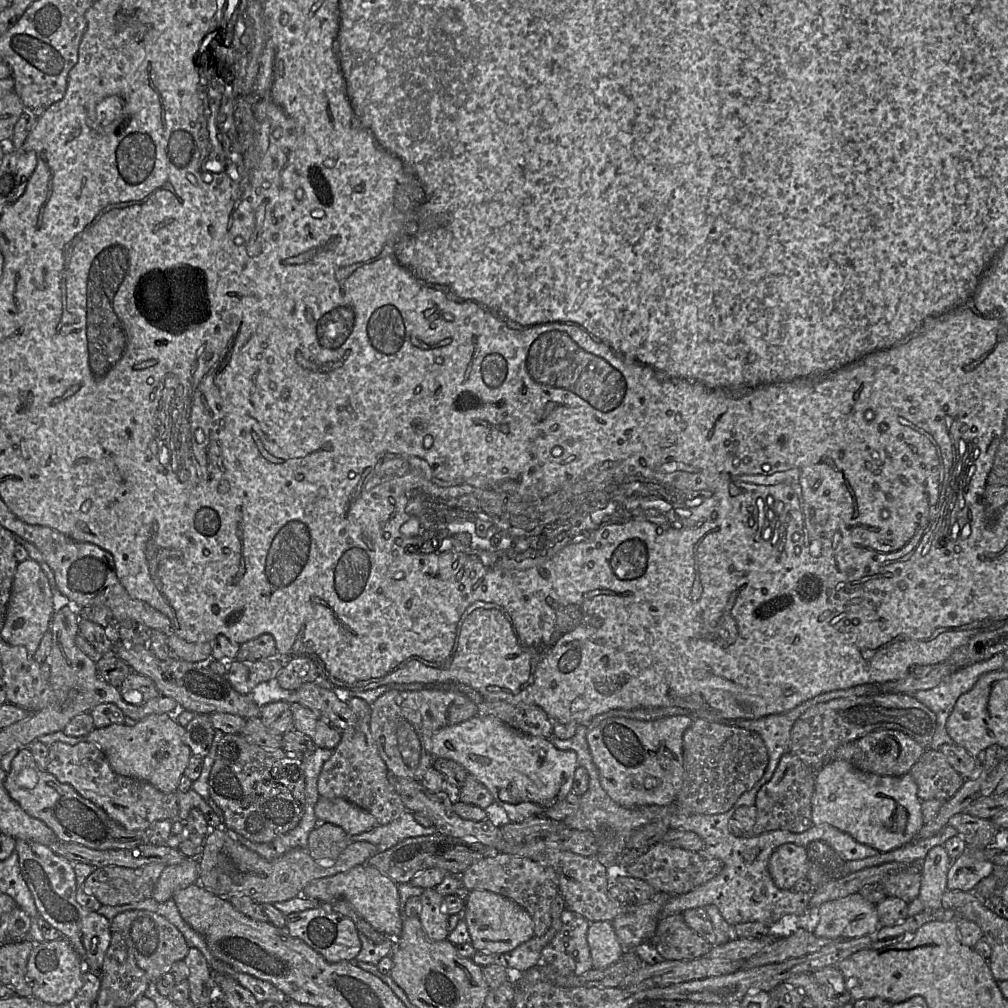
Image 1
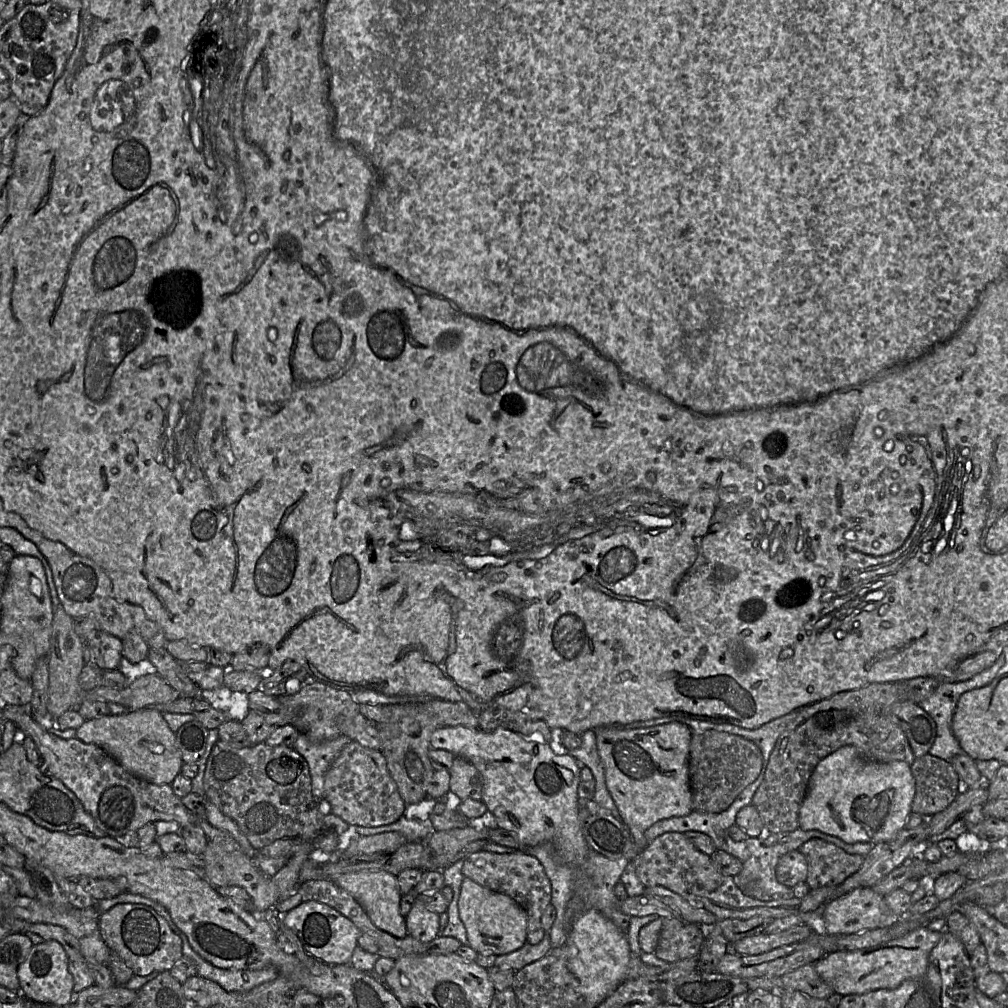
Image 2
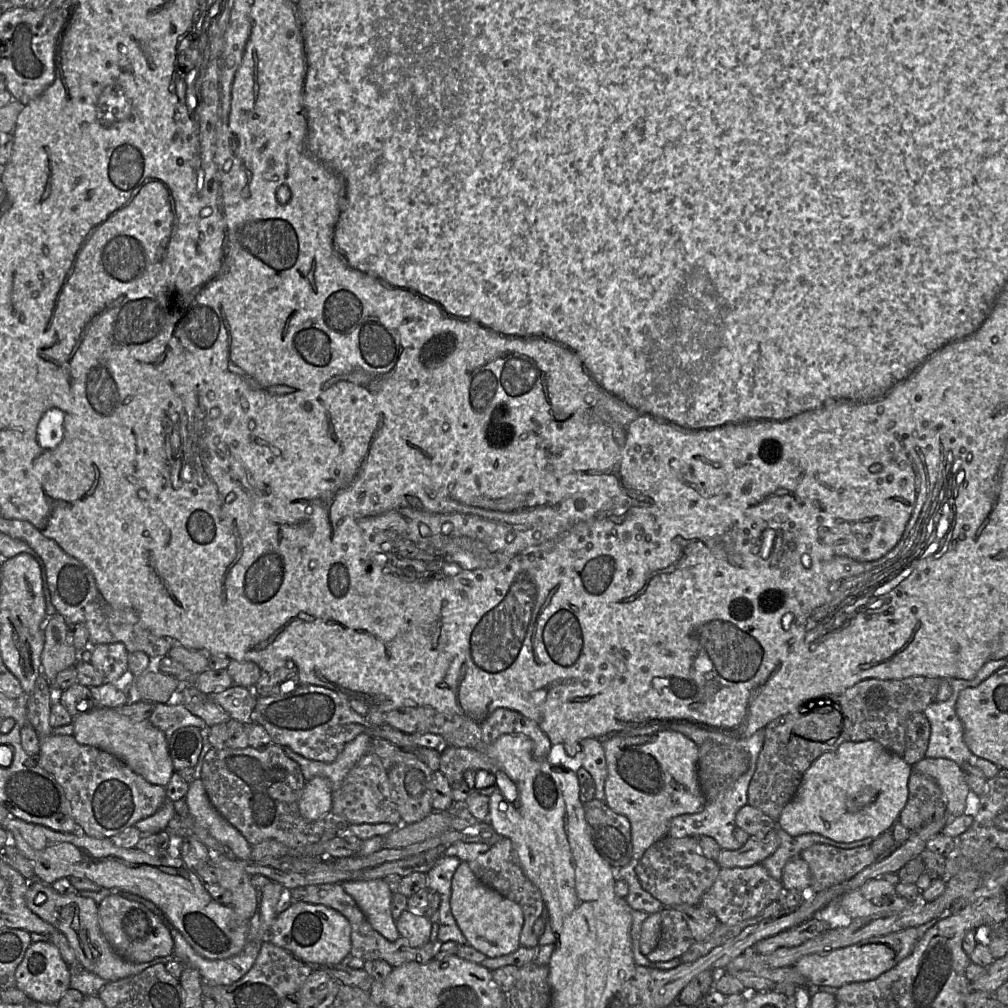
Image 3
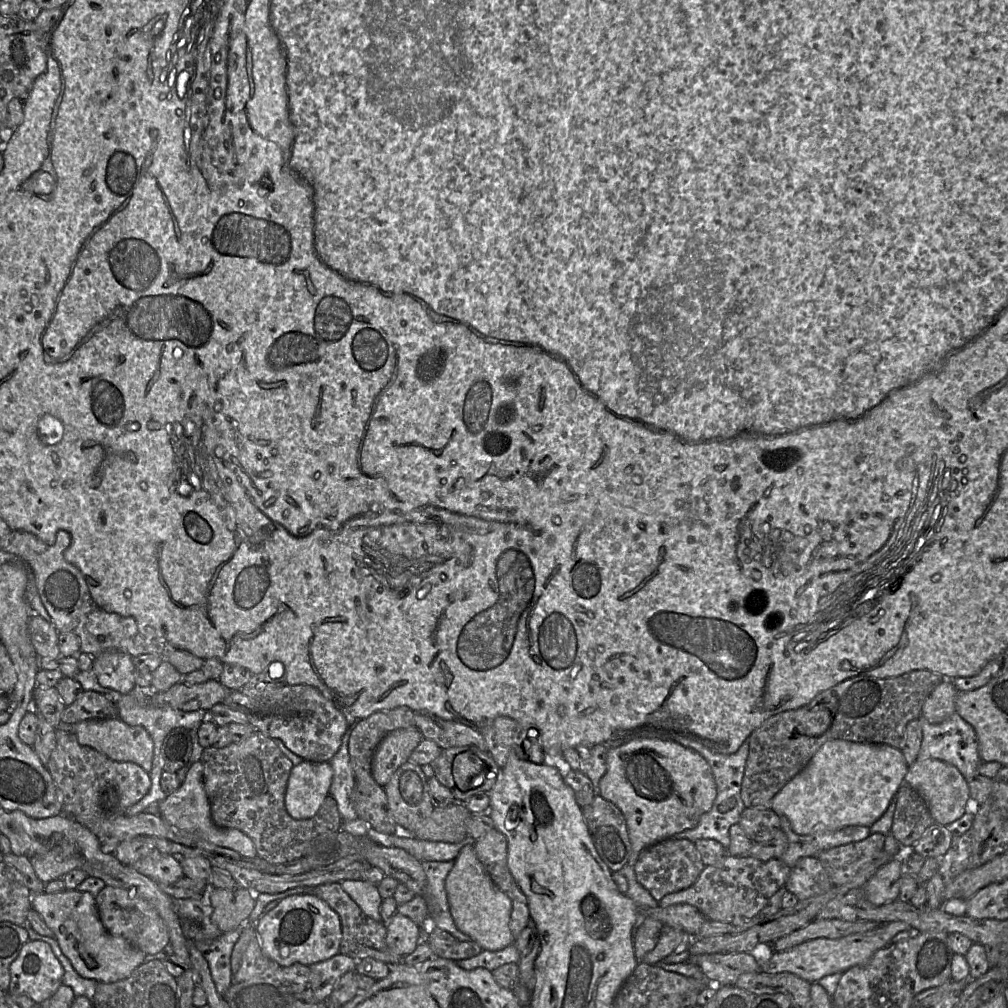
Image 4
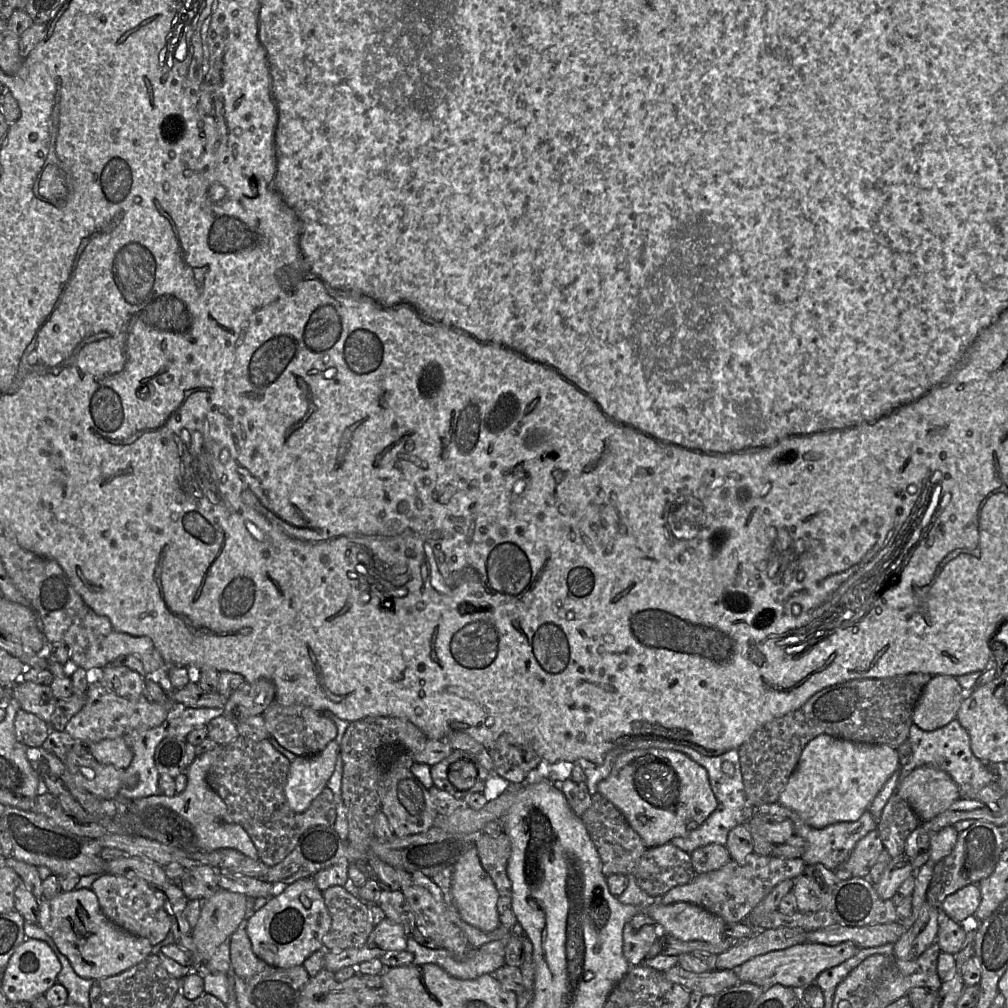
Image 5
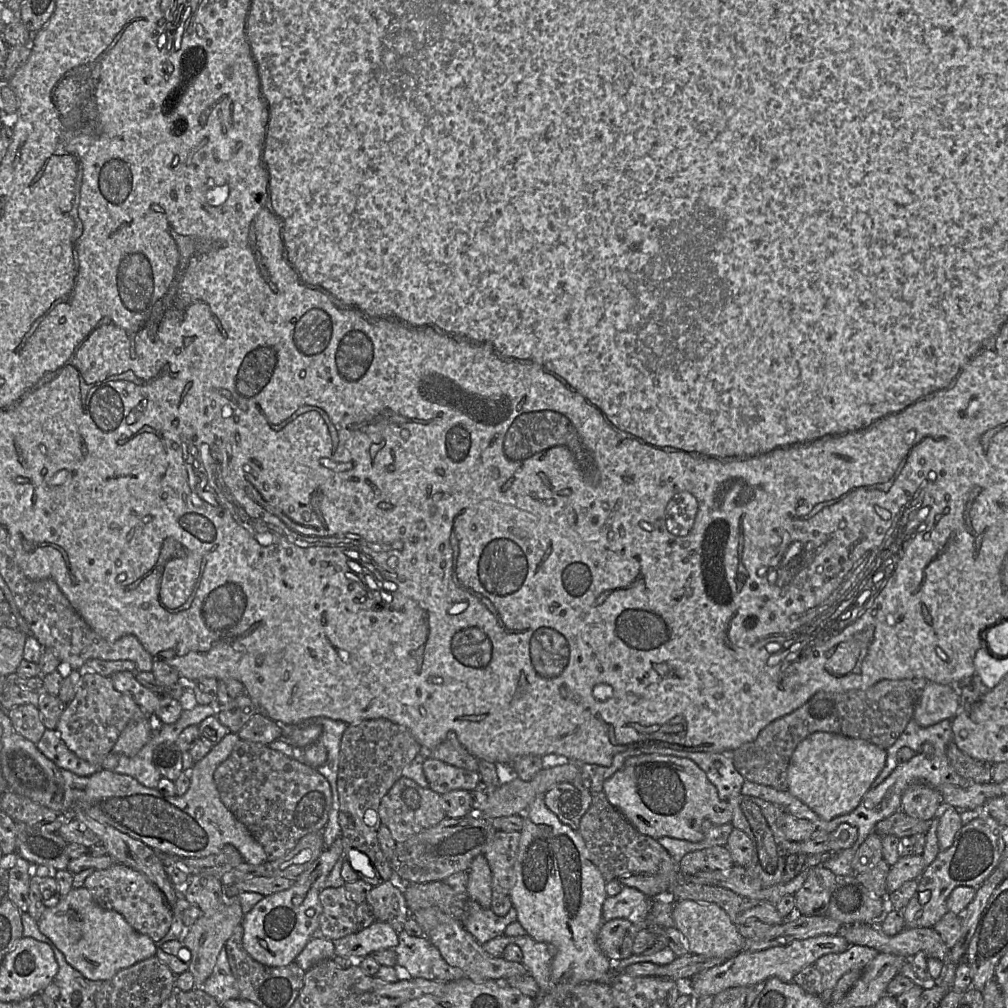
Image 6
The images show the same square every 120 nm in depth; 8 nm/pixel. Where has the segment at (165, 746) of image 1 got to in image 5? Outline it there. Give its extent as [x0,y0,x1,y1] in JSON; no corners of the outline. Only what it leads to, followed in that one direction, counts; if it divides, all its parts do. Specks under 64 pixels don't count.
[85,737,133,769]

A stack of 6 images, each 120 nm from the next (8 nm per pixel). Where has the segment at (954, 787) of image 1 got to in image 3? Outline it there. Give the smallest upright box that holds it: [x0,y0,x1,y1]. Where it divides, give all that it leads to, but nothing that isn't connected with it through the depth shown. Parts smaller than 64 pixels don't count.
[898,770,947,831]

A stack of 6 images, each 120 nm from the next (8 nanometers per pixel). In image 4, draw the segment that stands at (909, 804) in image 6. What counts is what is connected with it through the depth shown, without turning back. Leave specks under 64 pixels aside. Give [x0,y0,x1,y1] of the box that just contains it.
[904,759,971,826]

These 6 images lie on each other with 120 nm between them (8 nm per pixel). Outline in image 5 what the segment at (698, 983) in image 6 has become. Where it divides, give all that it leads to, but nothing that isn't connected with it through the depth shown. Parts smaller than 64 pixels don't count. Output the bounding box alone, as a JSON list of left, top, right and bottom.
[733,942,859,991]

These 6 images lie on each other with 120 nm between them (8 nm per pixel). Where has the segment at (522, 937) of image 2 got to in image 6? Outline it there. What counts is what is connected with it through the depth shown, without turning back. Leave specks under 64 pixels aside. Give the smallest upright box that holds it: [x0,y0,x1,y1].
[466,855,492,908]

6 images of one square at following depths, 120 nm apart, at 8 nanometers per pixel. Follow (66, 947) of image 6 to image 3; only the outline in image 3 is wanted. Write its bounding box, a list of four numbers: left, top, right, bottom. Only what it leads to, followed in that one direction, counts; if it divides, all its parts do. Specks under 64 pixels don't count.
[26,880,152,982]

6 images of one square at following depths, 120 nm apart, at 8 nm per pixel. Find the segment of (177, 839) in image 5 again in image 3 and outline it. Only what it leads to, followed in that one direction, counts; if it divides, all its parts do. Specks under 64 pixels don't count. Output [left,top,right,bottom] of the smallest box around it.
[184,779,252,861]

